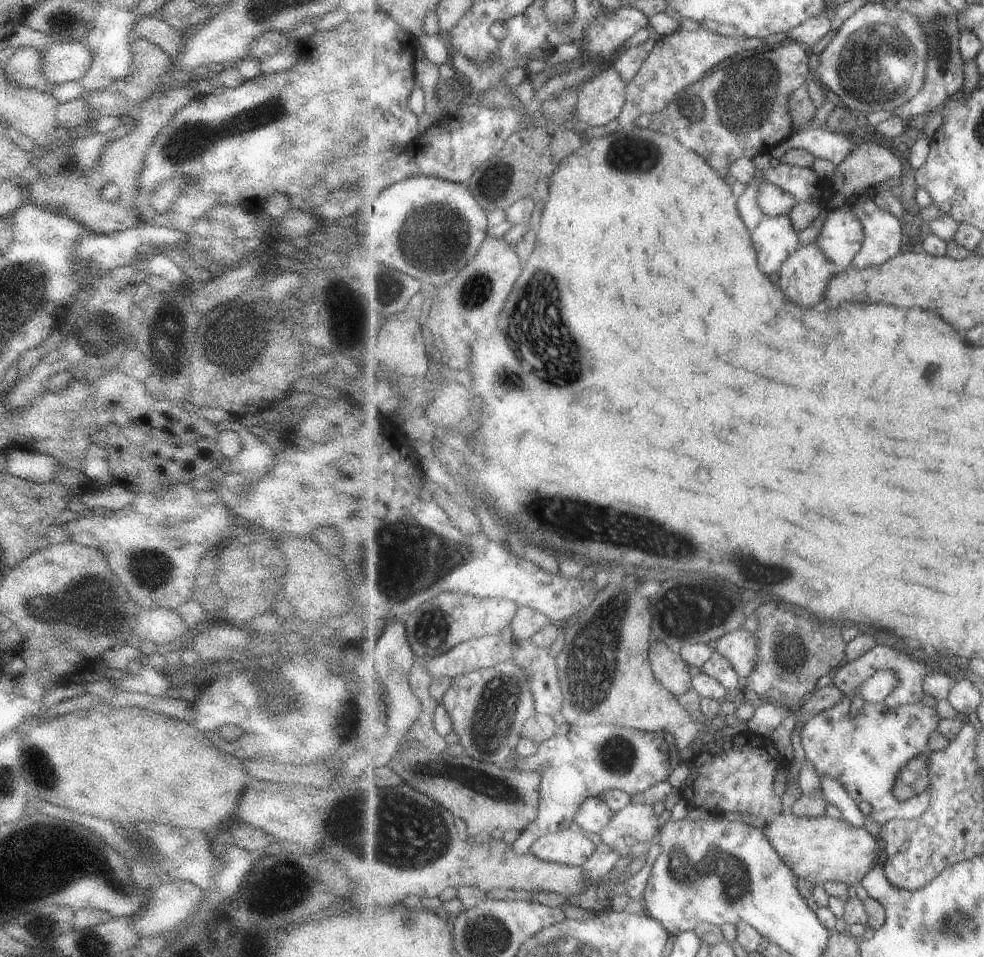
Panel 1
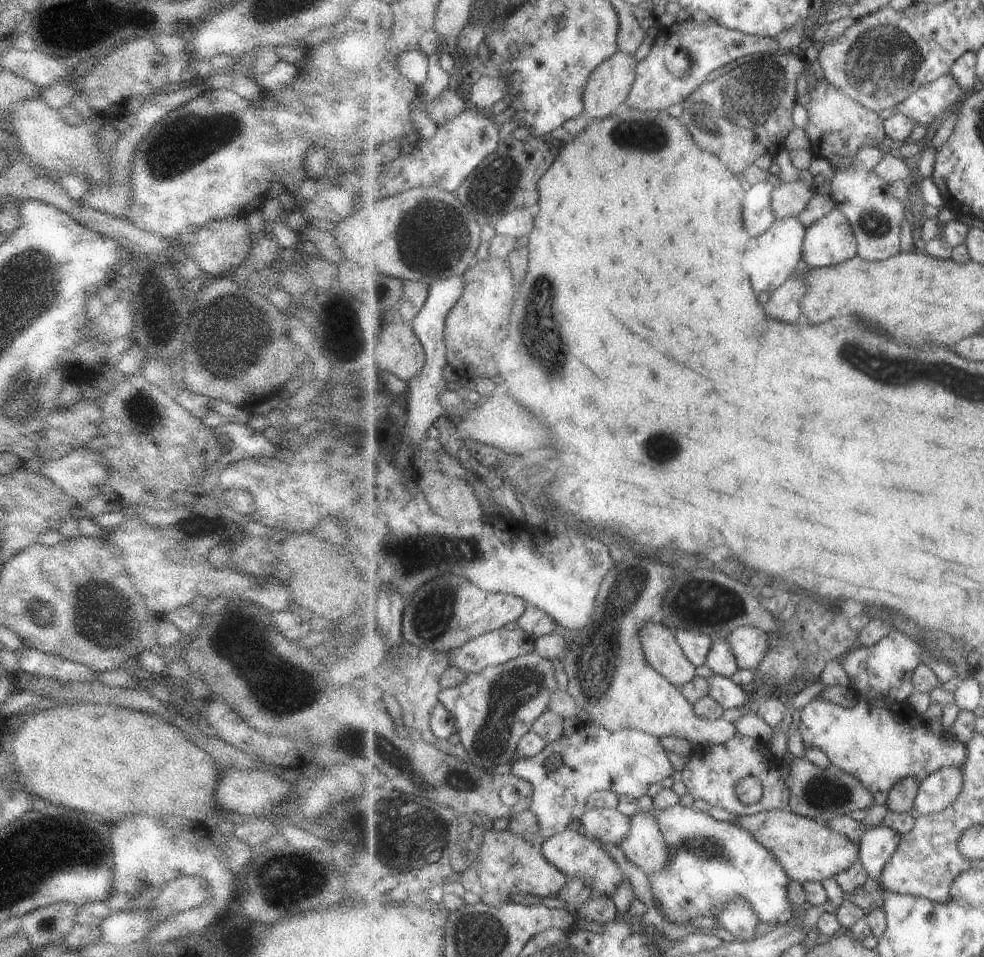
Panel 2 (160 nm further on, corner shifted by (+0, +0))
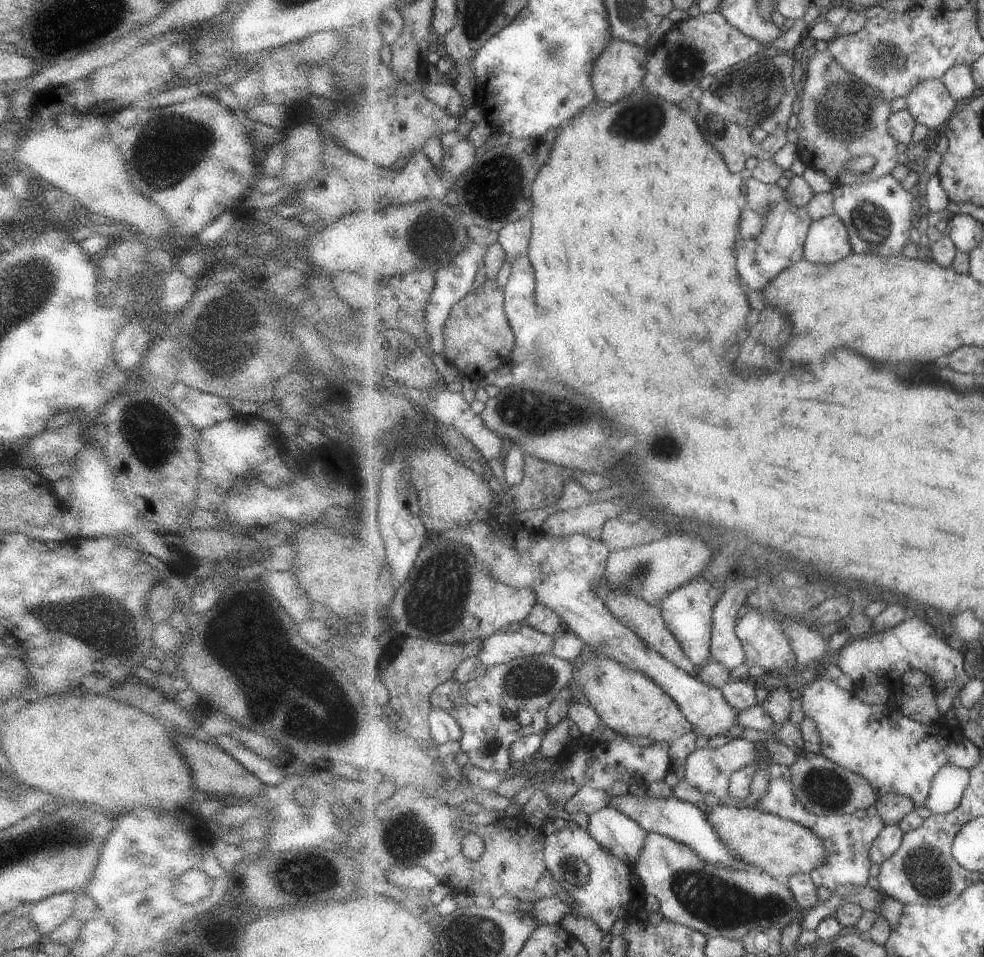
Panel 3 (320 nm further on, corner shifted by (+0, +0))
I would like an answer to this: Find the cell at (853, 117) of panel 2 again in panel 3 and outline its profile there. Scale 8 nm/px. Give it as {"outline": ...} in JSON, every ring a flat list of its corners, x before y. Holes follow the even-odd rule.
{"outline":[[827,49,816,51,809,58,800,102,801,108,797,114,798,123,795,130,799,136,797,146,800,160,808,168,821,170,834,183,852,185,879,180,882,176,891,175,900,165,897,160,898,140,895,140,888,128,888,120,894,113,892,102,879,96,873,87,863,84,852,72,843,68,843,65,839,64,839,61],[863,155,873,155,878,160,878,166,873,167,866,176,853,175,846,169,846,164,852,158]]}

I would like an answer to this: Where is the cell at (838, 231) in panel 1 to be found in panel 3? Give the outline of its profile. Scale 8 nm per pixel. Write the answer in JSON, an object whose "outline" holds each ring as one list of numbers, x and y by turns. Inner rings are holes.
{"outline":[[834,212,814,221,806,238,804,258,812,263,831,264,853,253,850,230]]}

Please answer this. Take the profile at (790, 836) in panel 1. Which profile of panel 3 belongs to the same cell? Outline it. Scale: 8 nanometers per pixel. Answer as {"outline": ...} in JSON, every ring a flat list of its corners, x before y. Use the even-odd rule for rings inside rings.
{"outline":[[718,803,707,814,721,840,733,849,744,865,756,866,774,878,788,880,799,873,810,873,830,858,830,848,813,830,782,816,755,807,738,807]]}

